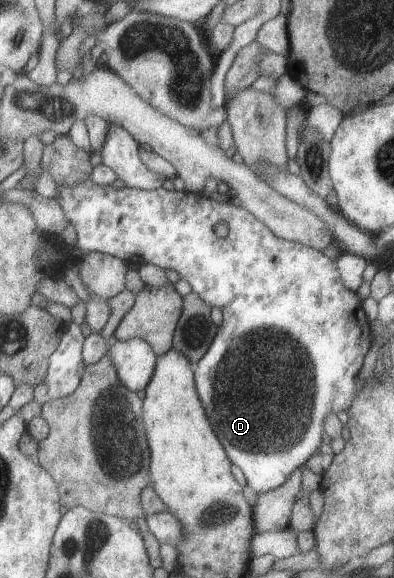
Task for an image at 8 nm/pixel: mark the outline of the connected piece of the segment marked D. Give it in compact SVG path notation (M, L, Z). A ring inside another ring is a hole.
M90 179L71 187L58 186L58 189L60 206L63 208L68 221L76 228L78 233L77 244L70 248L68 253L85 255L89 252L98 251L116 257L125 264L141 266L150 263L163 270L172 269L178 275L181 275L181 279L185 279L191 285L193 292L206 304L221 309L224 317L223 324L218 328L211 347L195 366L195 389L217 439L221 442L231 463L237 465L243 471L248 486L258 494L283 486L297 468L302 469L307 460L320 451L319 446L323 442L323 420L331 414L338 414L342 411L349 412L355 396L358 374L363 366L363 360L365 360L365 356L372 346L374 325L363 311L362 298L357 295L357 292L349 290L343 284L336 260L327 257L320 250L279 238L264 223L257 220L251 212L248 212L233 200L221 203L213 200L213 198L205 197L203 194L177 191L176 189L174 192L169 192L163 187L153 191L136 190L128 187L117 190L111 185L98 186L92 184ZM218 223L228 225L227 237L216 236L214 229Z

